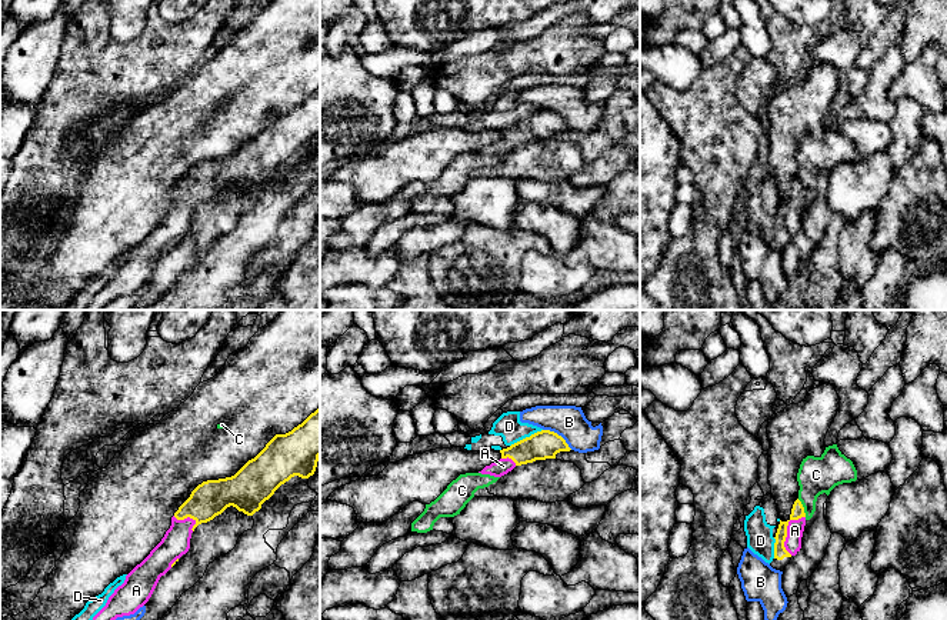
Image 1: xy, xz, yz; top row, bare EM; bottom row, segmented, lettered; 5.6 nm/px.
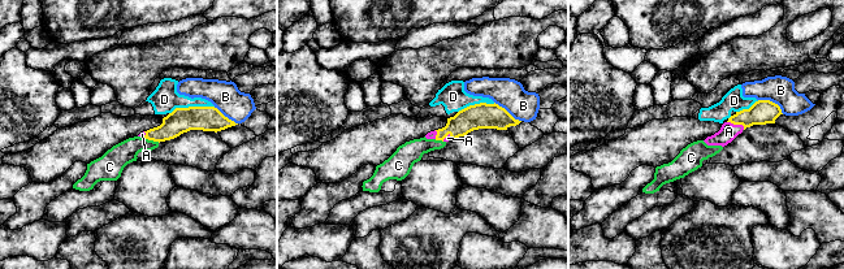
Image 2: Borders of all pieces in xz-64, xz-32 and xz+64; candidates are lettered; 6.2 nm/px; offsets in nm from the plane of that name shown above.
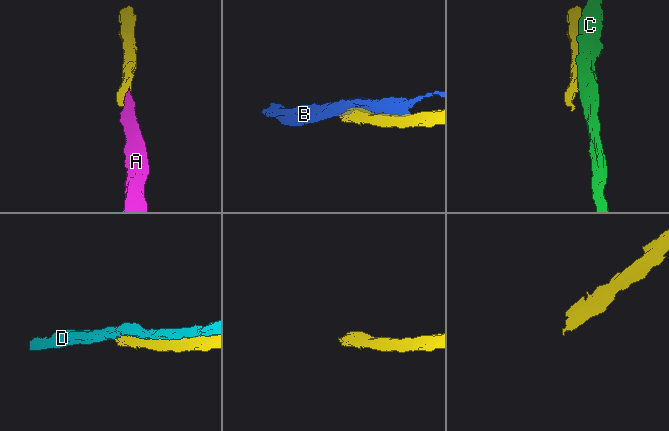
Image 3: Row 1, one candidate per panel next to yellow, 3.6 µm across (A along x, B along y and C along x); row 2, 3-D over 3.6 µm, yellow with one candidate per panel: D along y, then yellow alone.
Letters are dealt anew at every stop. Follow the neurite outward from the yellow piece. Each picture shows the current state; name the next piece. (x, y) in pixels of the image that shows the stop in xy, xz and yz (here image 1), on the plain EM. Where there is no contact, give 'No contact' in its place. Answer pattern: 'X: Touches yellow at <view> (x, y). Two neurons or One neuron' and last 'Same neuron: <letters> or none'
A: Touches yellow at yz (786, 210). One neuron
B: Touches yellow at xz (557, 114). Two neurons
C: Touches yellow at yz (803, 187). Two neurons
D: Touches yellow at xz (526, 117). Two neurons
Same neuron: A

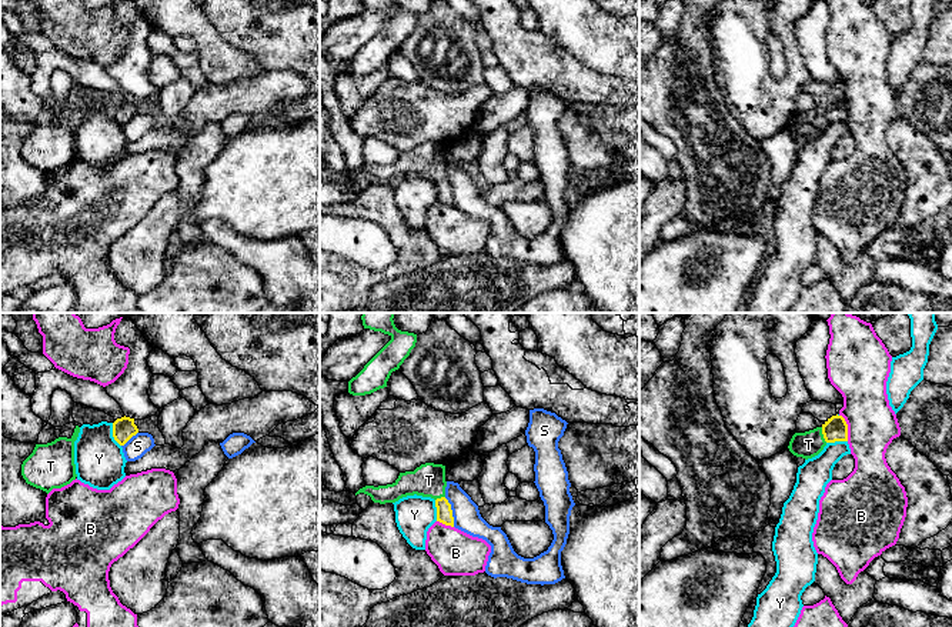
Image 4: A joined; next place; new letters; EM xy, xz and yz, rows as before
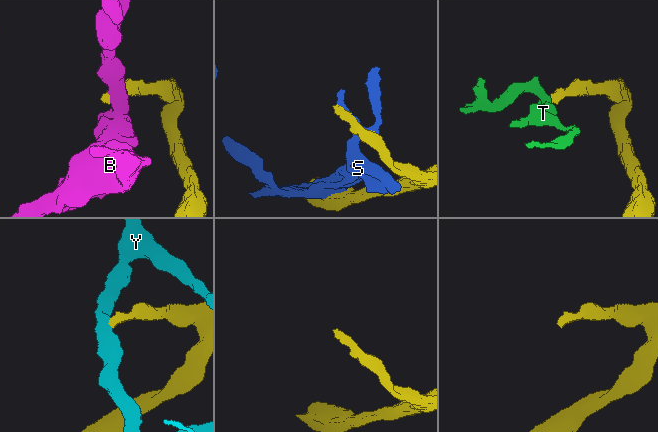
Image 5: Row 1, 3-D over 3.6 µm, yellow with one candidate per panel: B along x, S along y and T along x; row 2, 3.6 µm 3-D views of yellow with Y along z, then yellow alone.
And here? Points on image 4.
B: Touches yellow at yz (847, 107). Two neurons
S: Touches yellow at xz (451, 192). Two neurons
T: Touches yellow at yz (822, 113). One neuron
Y: Touches yellow at xy (113, 114). Two neurons
Same neuron: T

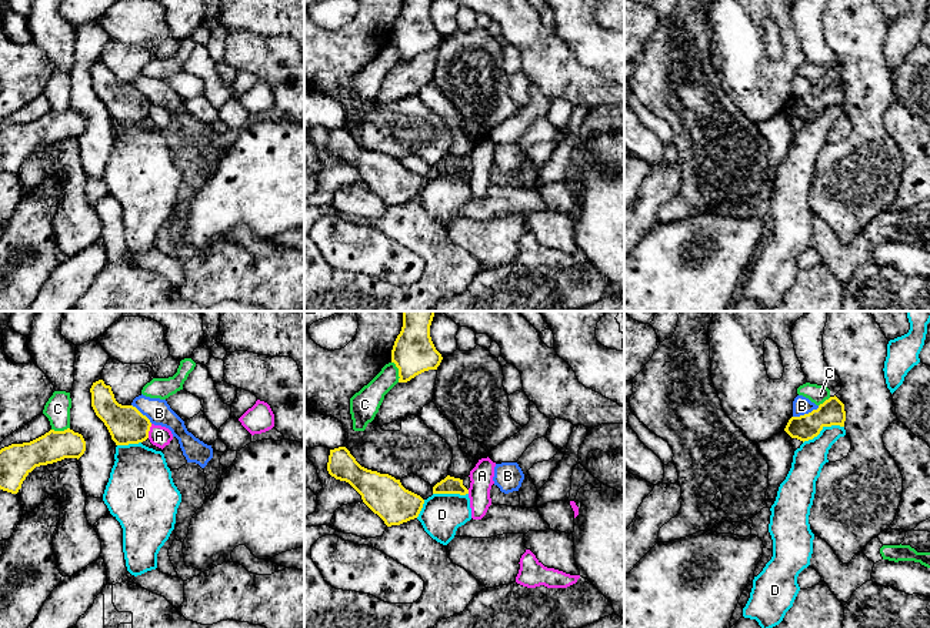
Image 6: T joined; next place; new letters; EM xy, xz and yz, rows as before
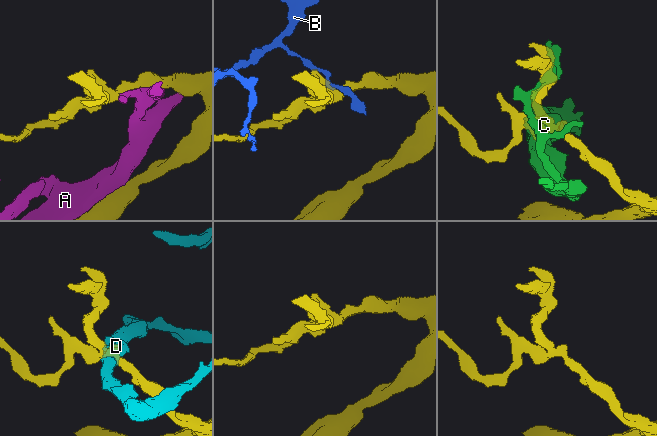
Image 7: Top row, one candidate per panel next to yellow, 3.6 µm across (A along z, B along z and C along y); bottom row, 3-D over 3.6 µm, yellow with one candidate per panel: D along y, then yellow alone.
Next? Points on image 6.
A: Touches yellow at xy (149, 110). Two neurons
B: Touches yellow at yz (806, 94). Two neurons
C: Touches yellow at xz (399, 52). Two neurons
D: Touches yellow at yz (822, 109). Two neurons
Same neuron: none

